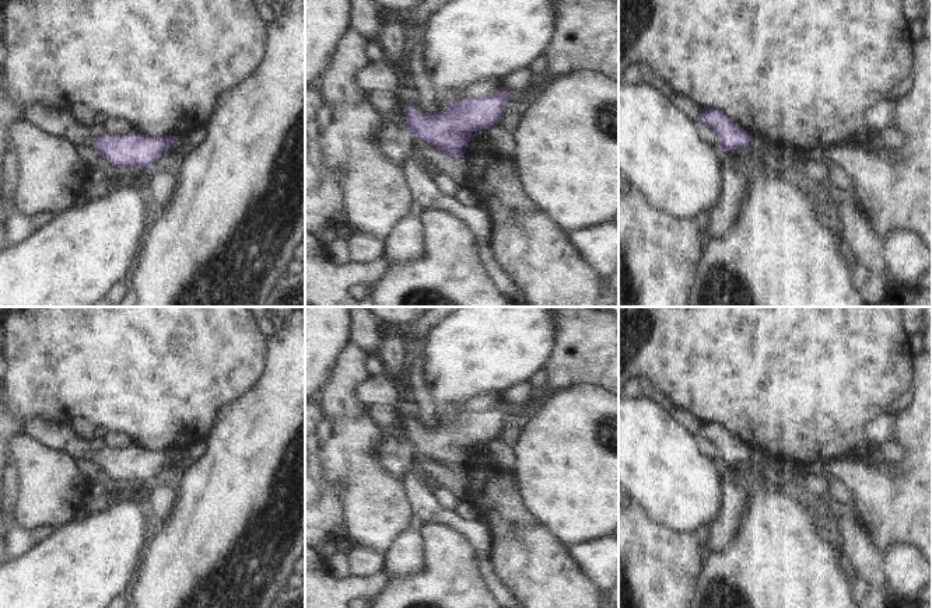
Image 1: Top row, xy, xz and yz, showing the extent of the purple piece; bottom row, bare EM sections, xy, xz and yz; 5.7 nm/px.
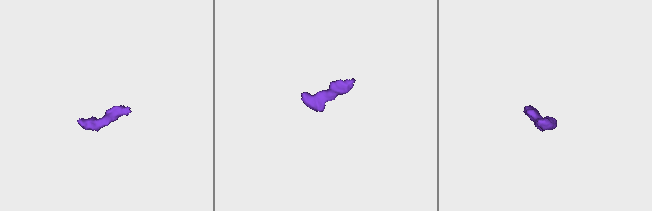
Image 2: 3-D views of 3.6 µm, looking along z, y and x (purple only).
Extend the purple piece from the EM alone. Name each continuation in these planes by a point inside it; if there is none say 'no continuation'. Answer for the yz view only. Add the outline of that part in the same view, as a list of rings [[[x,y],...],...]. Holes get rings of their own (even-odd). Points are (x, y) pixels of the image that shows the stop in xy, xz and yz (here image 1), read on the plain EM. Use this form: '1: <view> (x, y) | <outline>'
no continuation

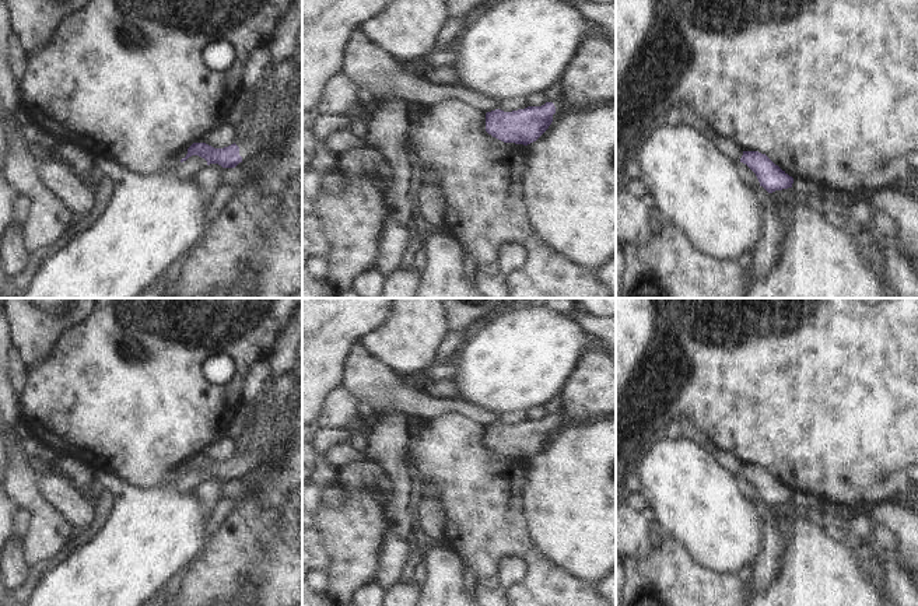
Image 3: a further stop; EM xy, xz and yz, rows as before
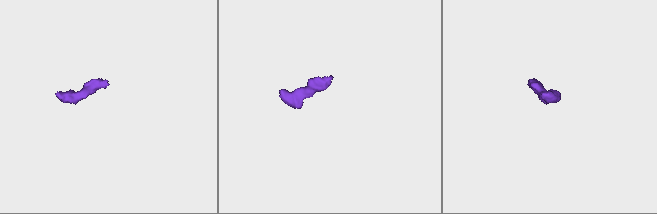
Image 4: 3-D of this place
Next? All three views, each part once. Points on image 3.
1: xy (249, 459) | [[[246,449],[245,452],[235,455],[239,460],[239,469],[242,470],[242,474],[238,479],[259,466],[270,451],[273,449]]]

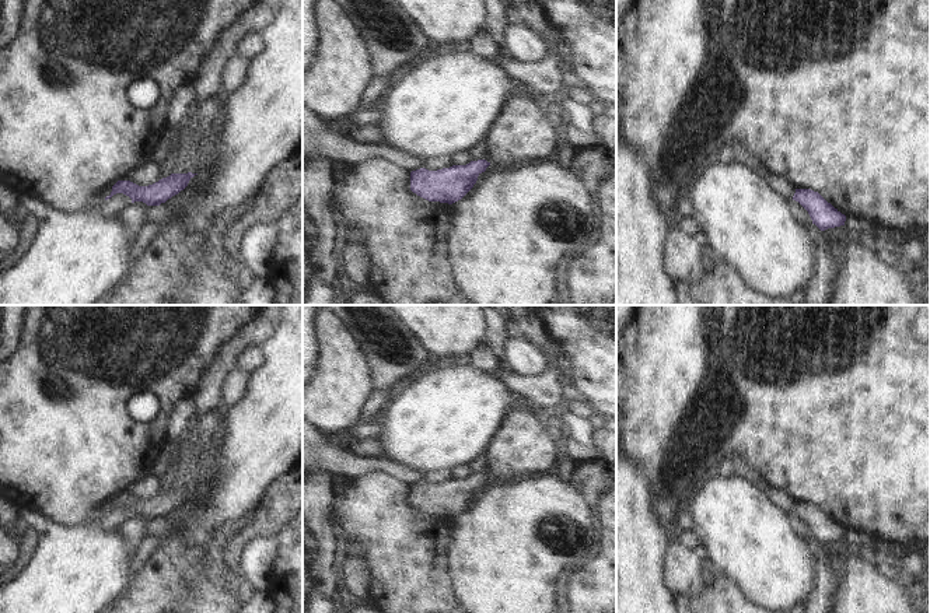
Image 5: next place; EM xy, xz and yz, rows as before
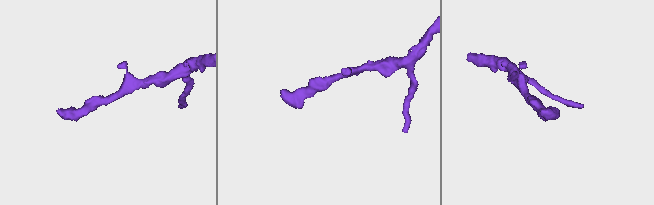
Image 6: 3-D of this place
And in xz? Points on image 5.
no continuation

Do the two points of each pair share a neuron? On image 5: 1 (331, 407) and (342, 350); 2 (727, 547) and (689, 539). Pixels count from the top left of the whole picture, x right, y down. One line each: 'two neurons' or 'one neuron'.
1: one neuron
2: two neurons

